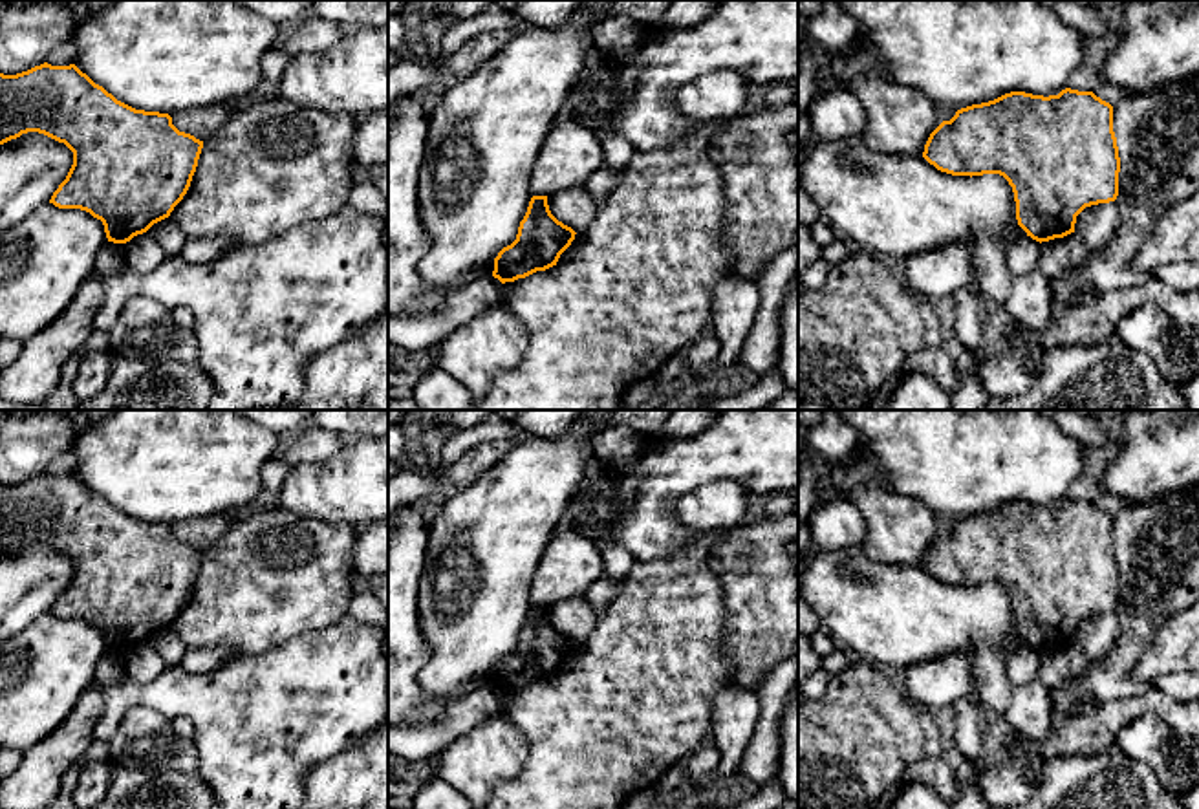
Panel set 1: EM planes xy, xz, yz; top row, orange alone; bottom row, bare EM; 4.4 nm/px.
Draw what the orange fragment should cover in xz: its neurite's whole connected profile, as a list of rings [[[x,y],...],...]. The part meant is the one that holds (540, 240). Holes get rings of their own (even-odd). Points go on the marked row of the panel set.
[[[533,196],[516,240],[494,258],[492,276],[505,284],[556,265],[575,234],[551,214],[547,196]]]

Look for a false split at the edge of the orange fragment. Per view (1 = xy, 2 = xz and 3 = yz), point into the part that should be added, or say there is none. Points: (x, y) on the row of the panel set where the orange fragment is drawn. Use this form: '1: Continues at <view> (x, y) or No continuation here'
1: No continuation here
2: No continuation here
3: No continuation here

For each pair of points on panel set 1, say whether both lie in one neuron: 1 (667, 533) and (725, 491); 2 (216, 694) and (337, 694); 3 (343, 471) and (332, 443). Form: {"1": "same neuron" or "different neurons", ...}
{"1": "different neurons", "2": "same neuron", "3": "different neurons"}

